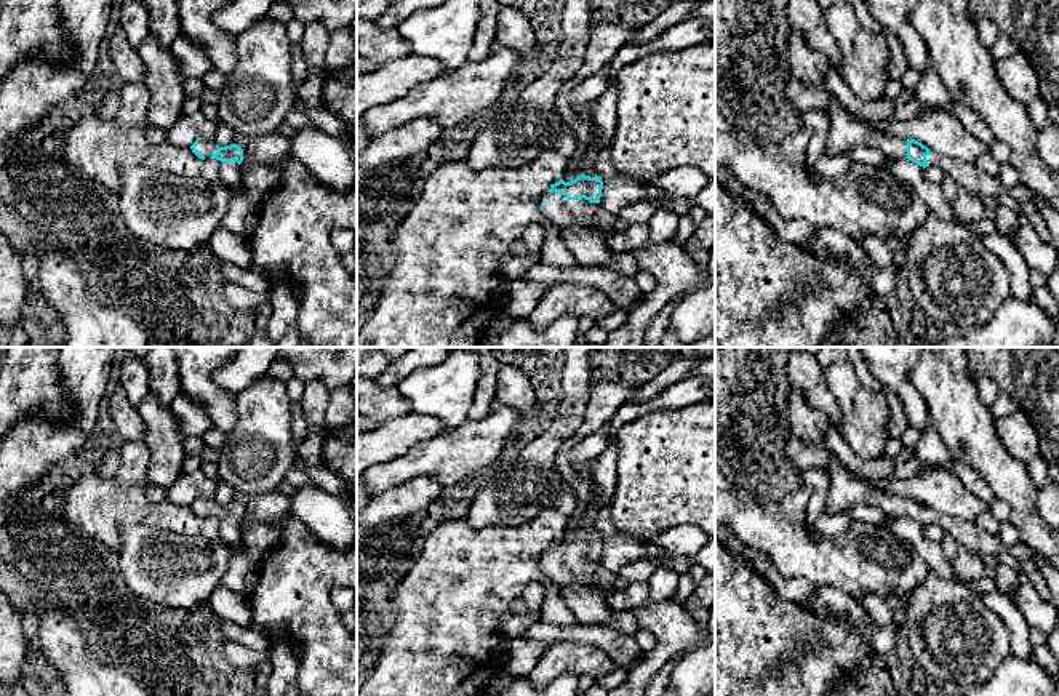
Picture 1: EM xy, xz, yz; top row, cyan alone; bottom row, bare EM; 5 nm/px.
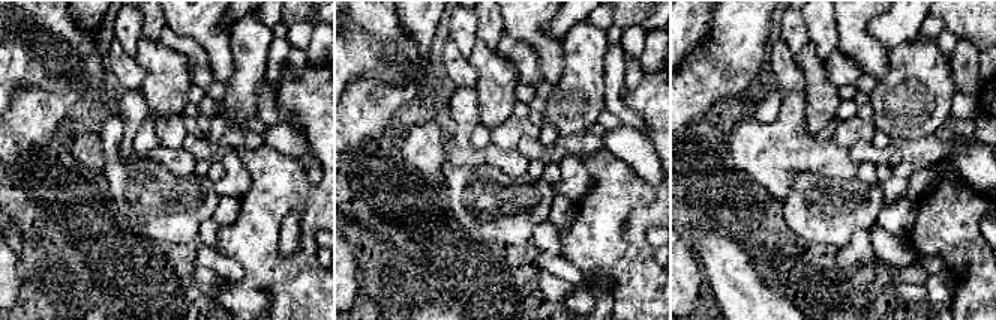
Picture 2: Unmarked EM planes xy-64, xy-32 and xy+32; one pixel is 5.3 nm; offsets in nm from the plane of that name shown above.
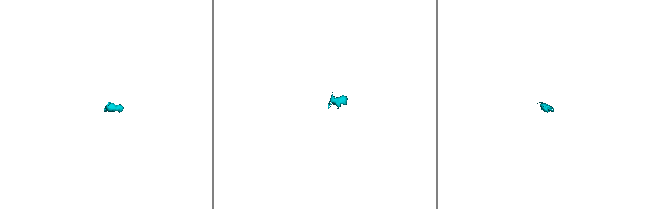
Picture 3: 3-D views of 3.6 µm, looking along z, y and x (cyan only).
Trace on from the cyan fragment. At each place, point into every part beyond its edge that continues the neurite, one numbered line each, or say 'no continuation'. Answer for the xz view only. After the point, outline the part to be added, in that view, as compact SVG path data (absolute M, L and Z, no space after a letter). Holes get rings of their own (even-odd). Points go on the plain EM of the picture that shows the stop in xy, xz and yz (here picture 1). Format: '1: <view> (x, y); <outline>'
1: xz (584, 469); M595 459L584 461L577 466L579 475L587 480L592 486L592 501L585 507L585 512L582 514L582 518L579 522L577 533L589 533L589 530L593 526L593 522L600 512L605 509L601 507L601 498L598 494L597 485L593 482L592 469L593 469Z
2: xz (559, 570); M547 550L542 565L542 579L545 586L555 586L563 590L569 584L592 586L606 598L614 592L616 574L601 568L600 562L589 558L568 558L561 552Z

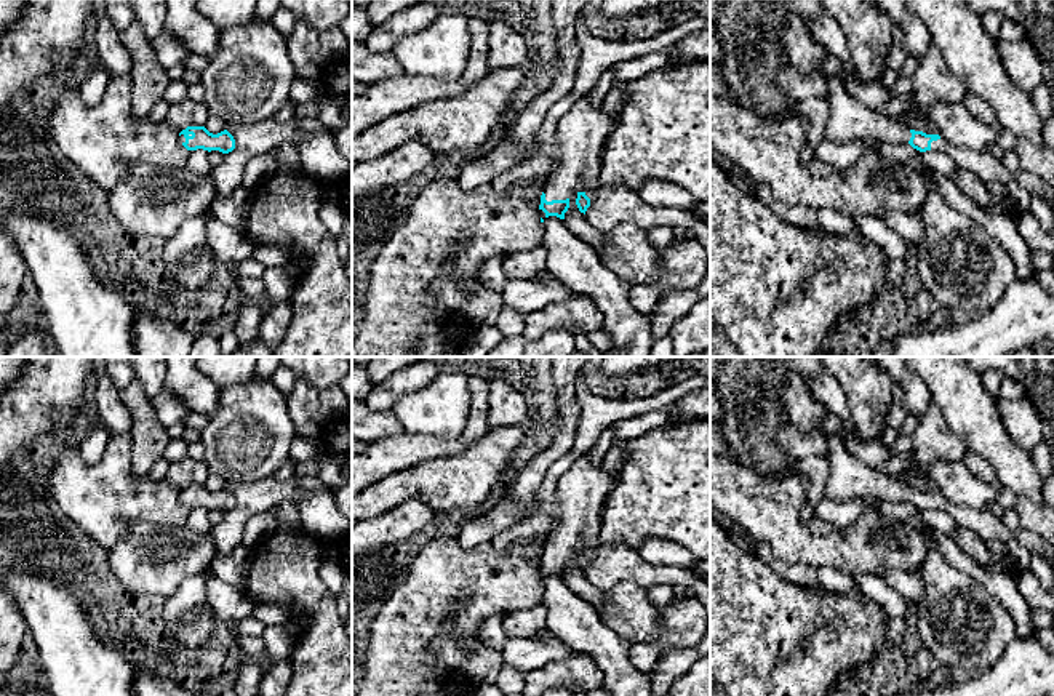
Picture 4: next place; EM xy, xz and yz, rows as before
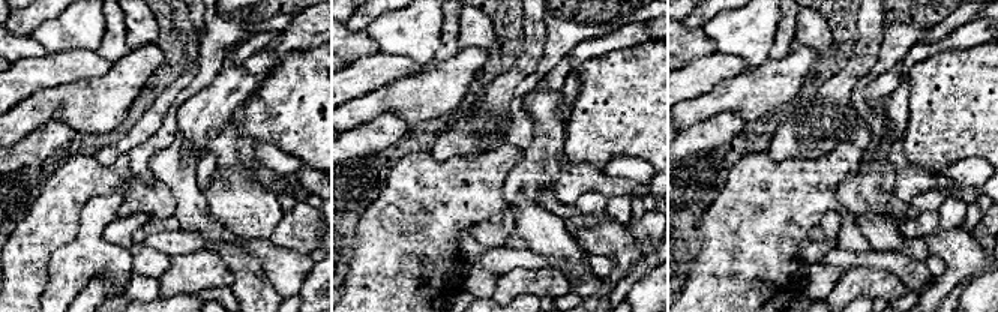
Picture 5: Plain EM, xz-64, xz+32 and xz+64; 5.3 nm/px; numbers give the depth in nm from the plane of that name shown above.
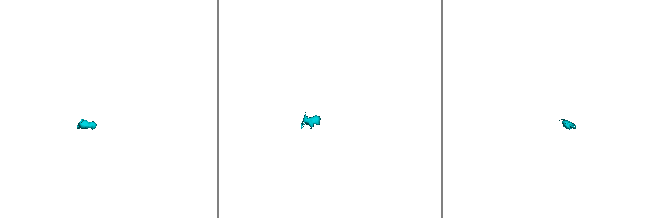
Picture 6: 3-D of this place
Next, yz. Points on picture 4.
1: yz (850, 479); M836 434L825 435L830 475L825 485L825 498L835 502L851 499L878 498L888 502L908 502L912 491L897 477L889 477L880 469L868 467L852 456Z
2: yz (986, 525); M942 496L931 501L931 509L944 510L953 518L958 528L976 533L985 542L1000 541L1006 544L1008 541L1016 541L1028 552L1040 554L1049 565L1052 565L1054 549L1048 541L1044 541L1040 534L1022 528L1016 531L1008 530L1001 518L995 517L988 510L964 507Z

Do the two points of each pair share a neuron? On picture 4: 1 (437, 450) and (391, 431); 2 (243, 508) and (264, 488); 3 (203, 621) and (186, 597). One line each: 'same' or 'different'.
1: same
2: same
3: same

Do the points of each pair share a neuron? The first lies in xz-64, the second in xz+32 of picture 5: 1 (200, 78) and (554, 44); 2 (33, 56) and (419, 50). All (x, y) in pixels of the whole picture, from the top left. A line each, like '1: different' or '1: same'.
1: same
2: different

